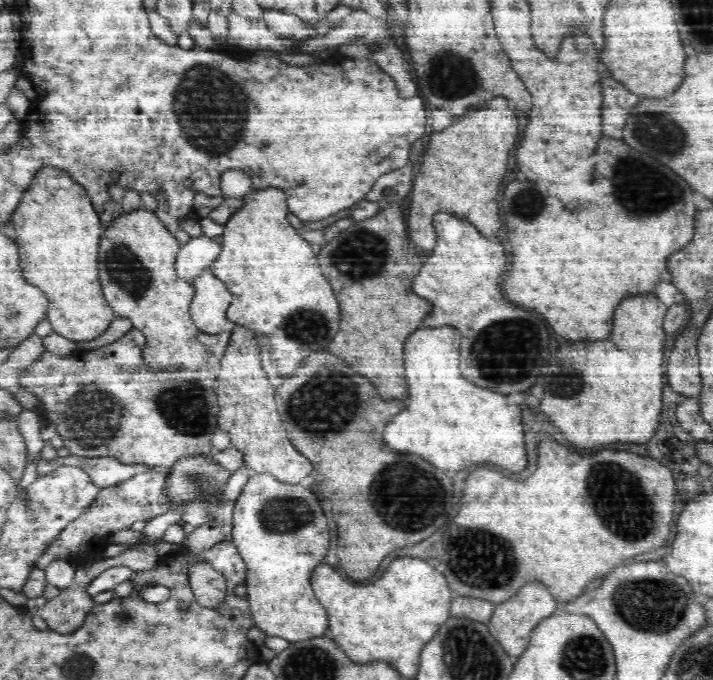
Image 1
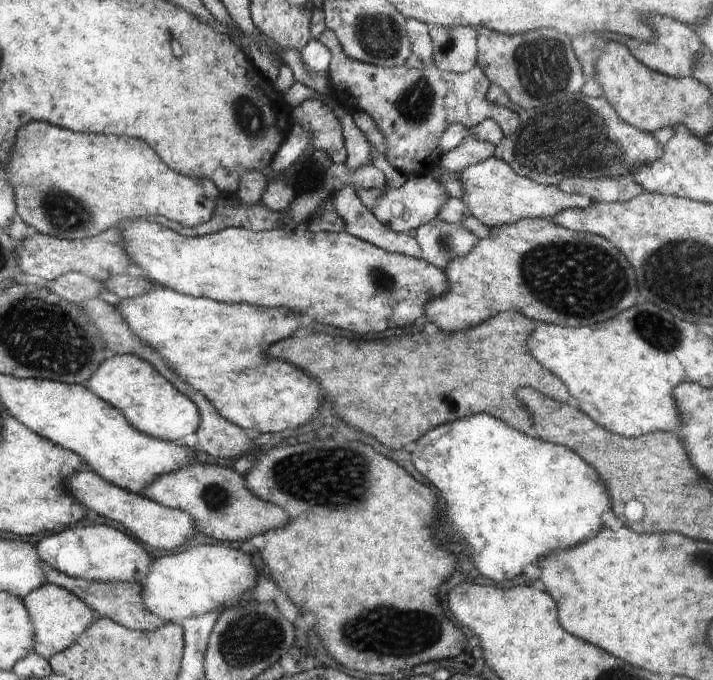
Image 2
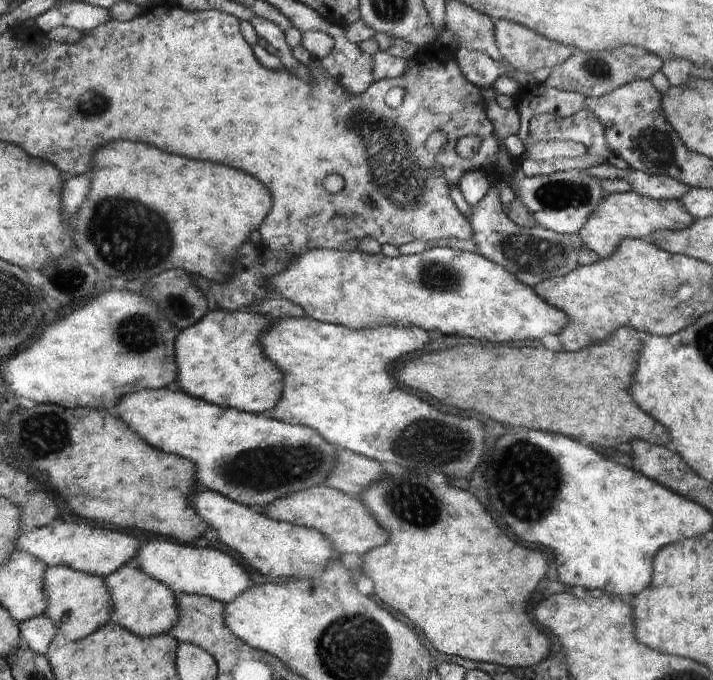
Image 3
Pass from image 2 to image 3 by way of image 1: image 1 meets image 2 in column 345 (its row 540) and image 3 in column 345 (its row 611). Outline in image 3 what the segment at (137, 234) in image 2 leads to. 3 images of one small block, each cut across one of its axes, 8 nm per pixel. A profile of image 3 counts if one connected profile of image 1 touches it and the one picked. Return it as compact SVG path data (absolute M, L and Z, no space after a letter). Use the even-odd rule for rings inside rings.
M433 247L413 255L386 257L383 253L366 254L364 251L330 249L308 250L290 262L290 266L268 278L273 297L296 302L313 319L352 327L376 328L380 324L410 324L424 330L440 330L442 334L462 334L484 342L514 342L514 340L540 340L547 335L558 336L571 324L571 316L558 310L535 290L516 280L508 270L494 264L478 253L450 247Z

